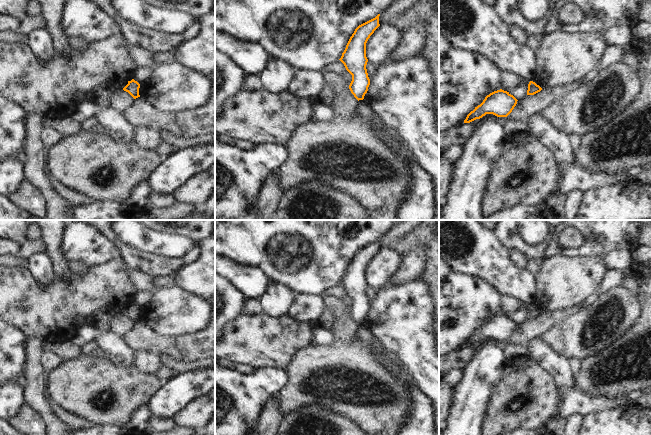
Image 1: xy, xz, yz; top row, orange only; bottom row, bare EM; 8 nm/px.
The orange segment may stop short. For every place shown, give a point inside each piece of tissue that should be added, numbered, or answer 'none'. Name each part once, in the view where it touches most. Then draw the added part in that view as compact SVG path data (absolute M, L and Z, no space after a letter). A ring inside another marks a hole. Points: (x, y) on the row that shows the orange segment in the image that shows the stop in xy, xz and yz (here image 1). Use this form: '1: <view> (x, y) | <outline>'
none

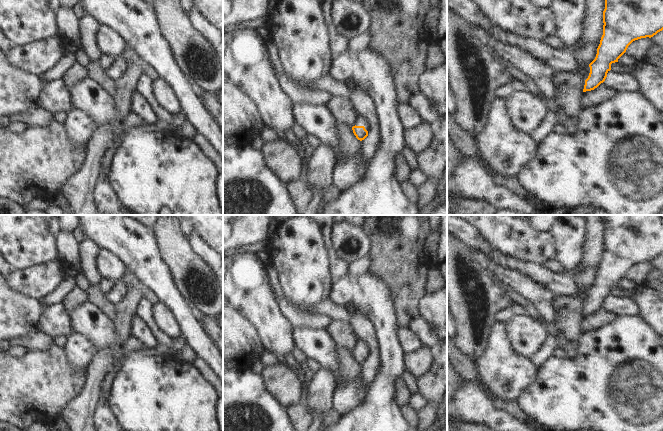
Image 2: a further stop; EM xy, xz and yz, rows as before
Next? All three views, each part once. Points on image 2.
1: xz (362, 121) | M359 116L356 126L364 126L367 131L369 131L370 122L365 116Z

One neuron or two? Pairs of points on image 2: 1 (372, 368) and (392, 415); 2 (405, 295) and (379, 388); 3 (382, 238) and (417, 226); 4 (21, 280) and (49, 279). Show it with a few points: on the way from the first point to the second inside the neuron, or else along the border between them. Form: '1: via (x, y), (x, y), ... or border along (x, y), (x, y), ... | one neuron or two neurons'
1: border along (380, 354), (380, 370), (371, 385) | two neurons
2: border along (392, 298), (395, 304), (397, 321), (401, 327) | two neurons
3: via (391, 237), (402, 226), (408, 226) | one neuron
4: via (28, 280), (42, 280) | one neuron

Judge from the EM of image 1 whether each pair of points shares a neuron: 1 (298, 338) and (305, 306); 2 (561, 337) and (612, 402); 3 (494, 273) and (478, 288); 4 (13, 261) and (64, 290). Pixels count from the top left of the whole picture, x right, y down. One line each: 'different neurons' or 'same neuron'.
1: different neurons
2: different neurons
3: different neurons
4: different neurons

